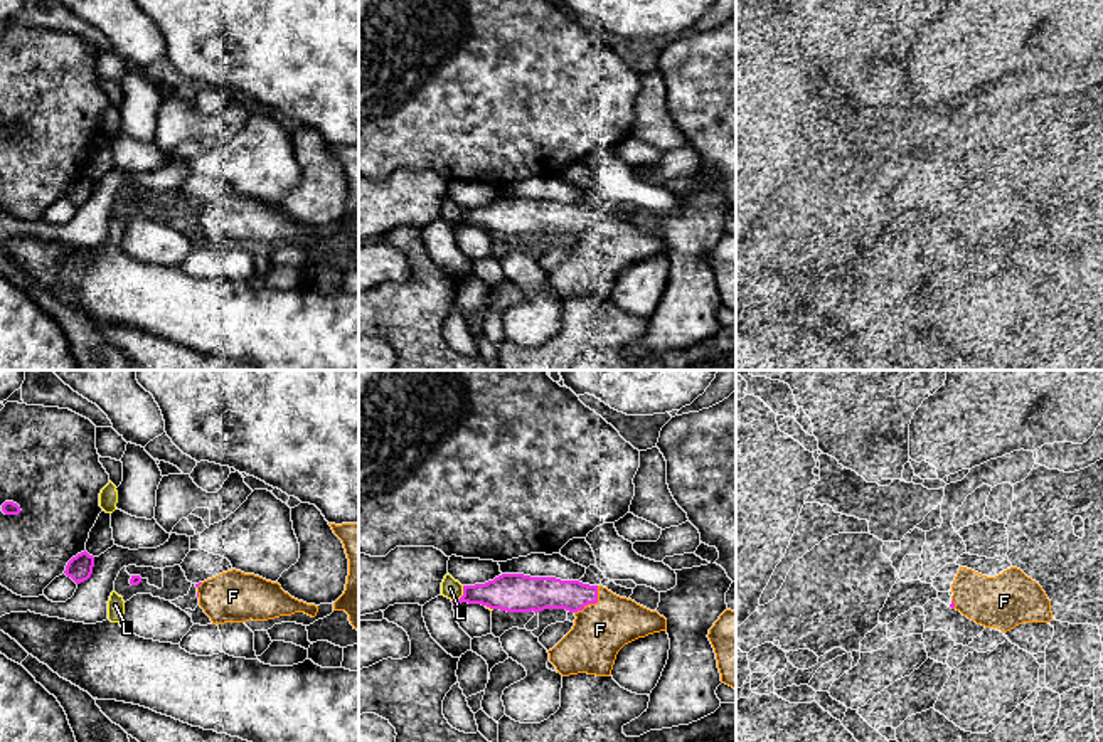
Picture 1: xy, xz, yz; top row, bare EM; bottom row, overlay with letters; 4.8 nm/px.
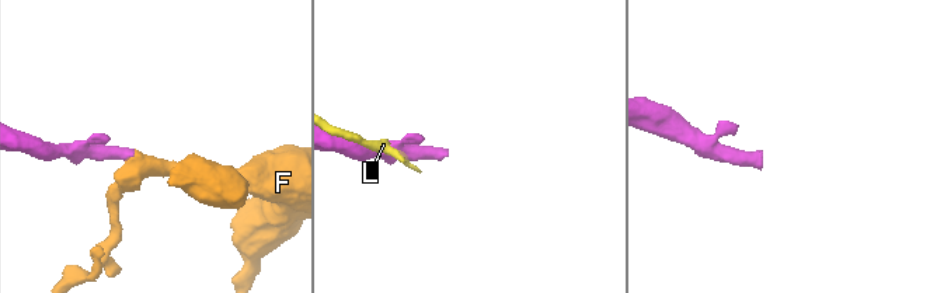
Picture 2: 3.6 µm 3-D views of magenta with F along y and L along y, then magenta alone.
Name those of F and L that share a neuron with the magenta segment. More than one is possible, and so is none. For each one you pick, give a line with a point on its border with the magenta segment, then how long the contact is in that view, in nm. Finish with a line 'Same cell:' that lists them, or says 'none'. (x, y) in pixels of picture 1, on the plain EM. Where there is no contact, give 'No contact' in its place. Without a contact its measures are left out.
F: Touches magenta at xz (593, 226). Shared border 180 nm
Same cell: F

